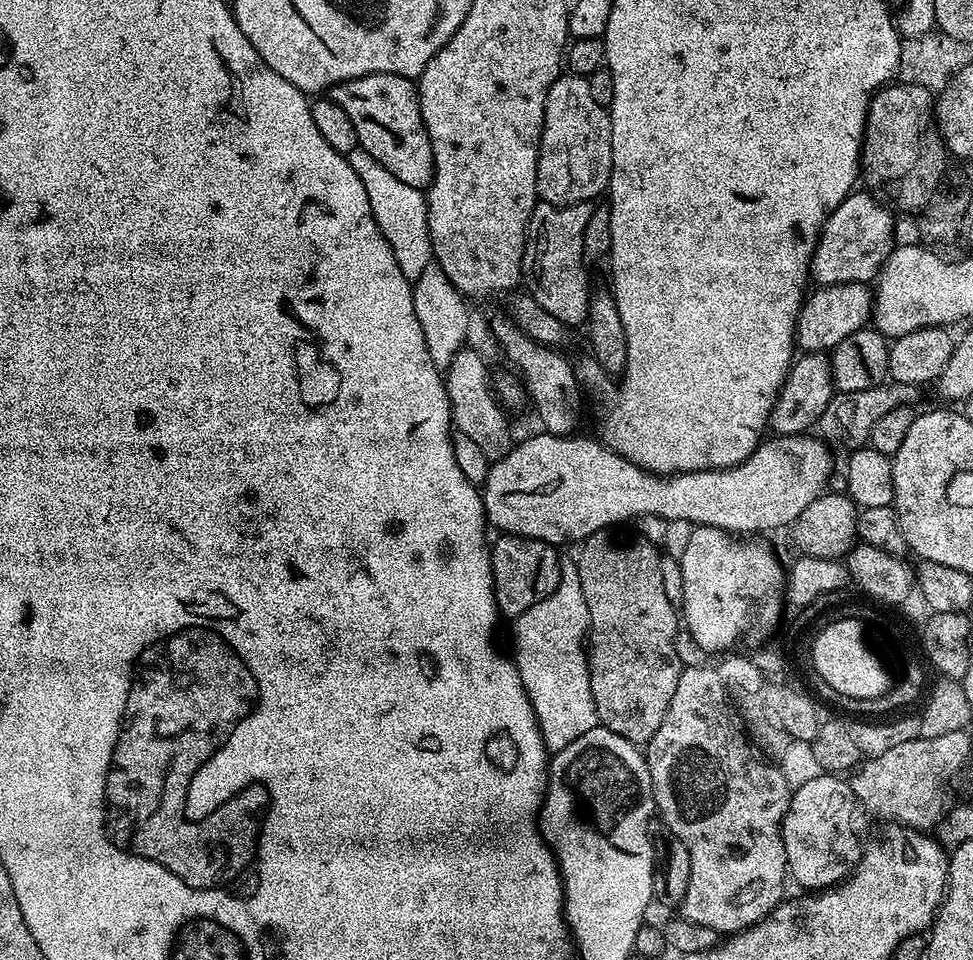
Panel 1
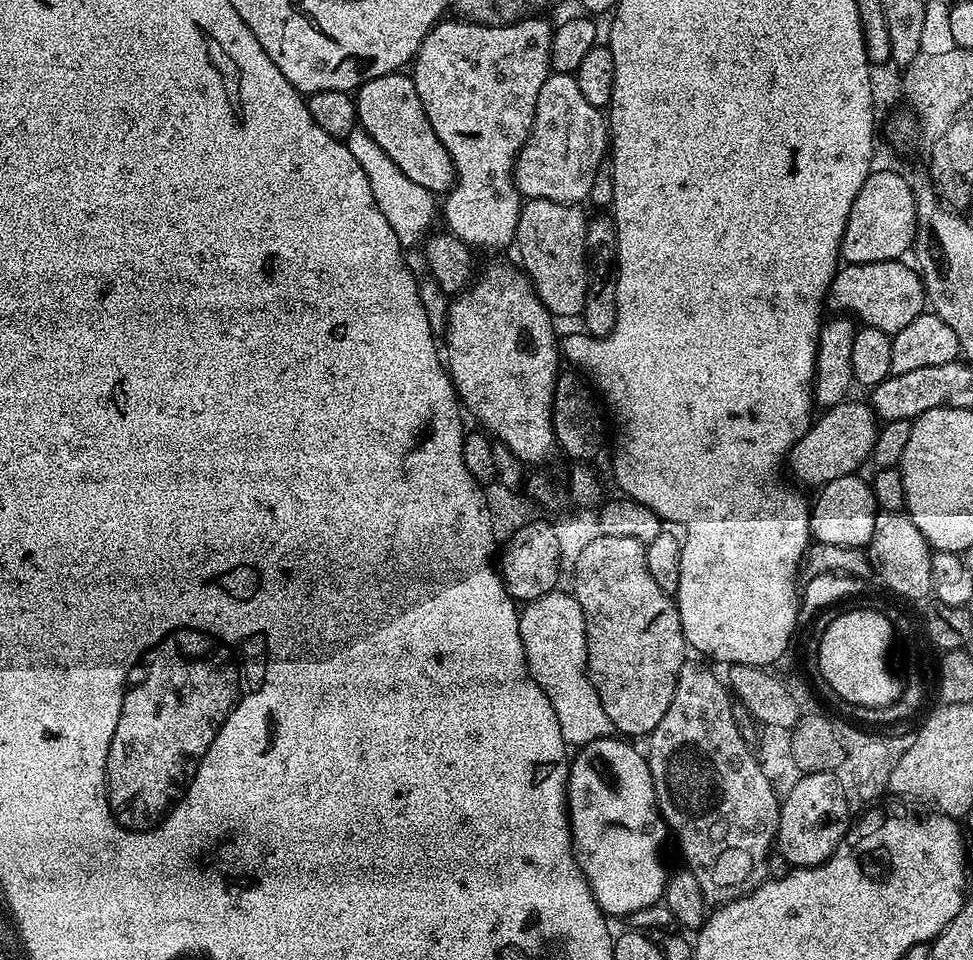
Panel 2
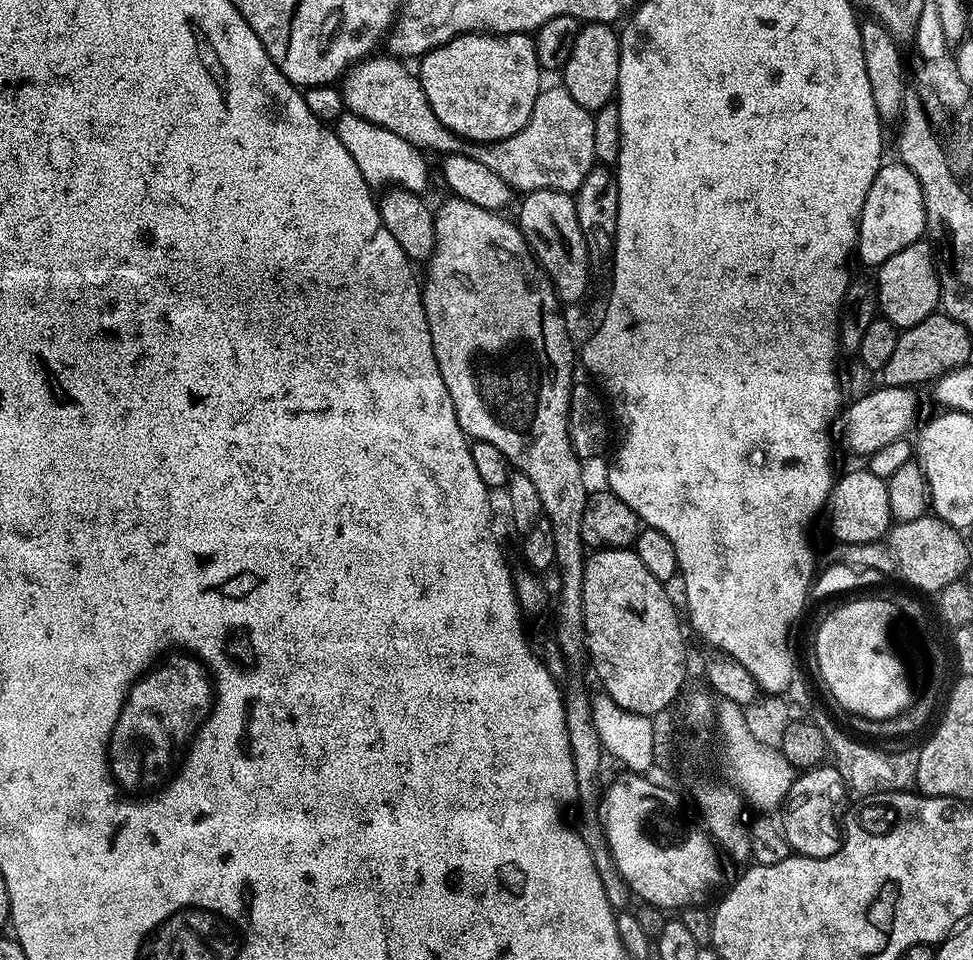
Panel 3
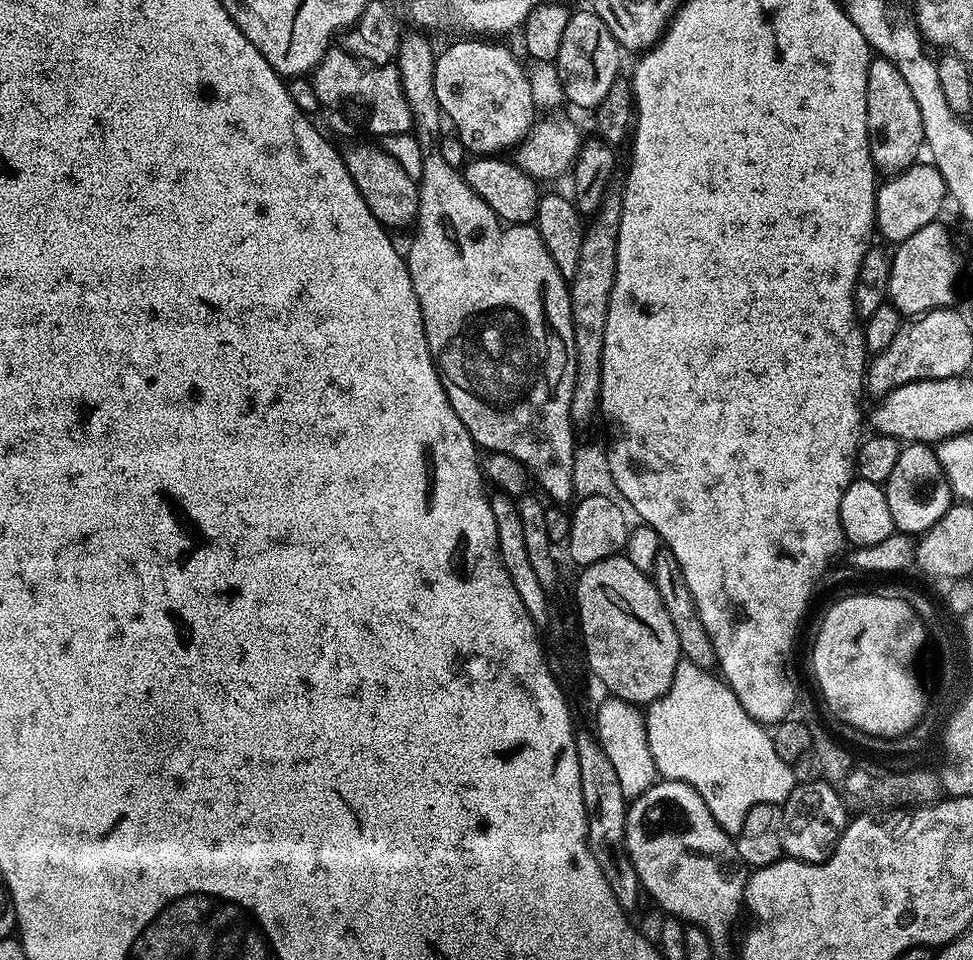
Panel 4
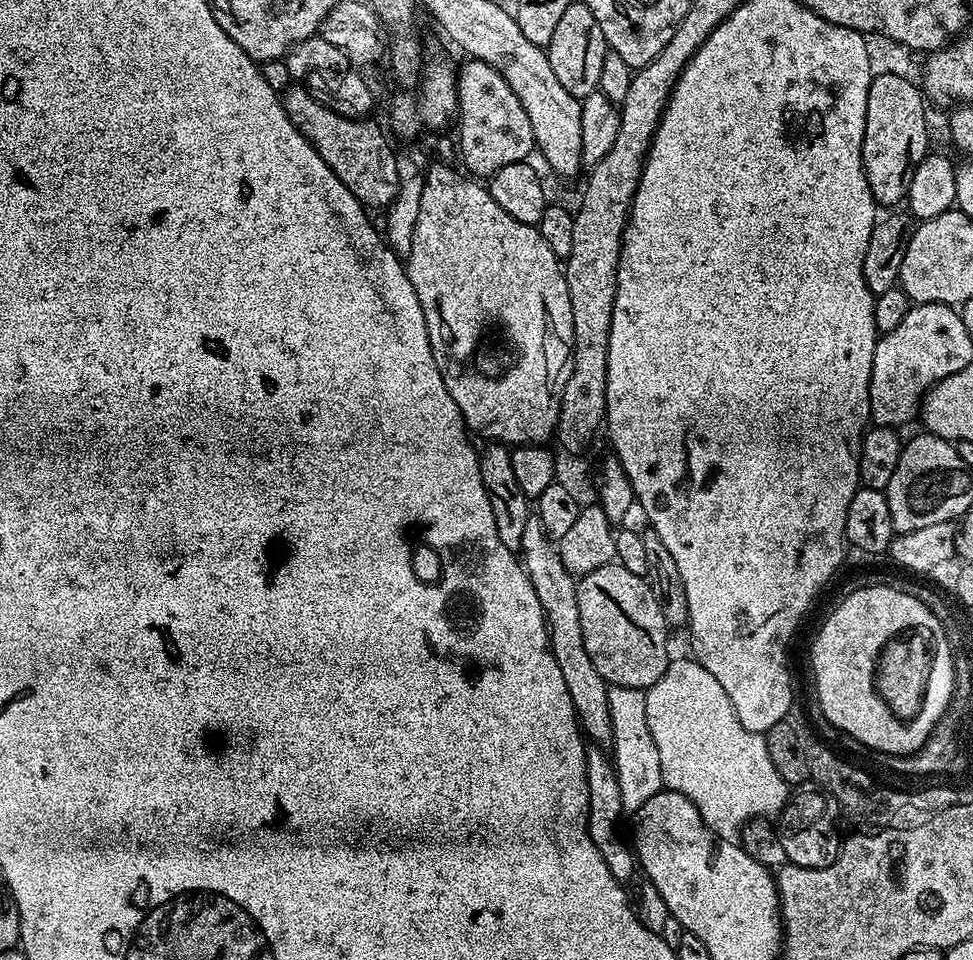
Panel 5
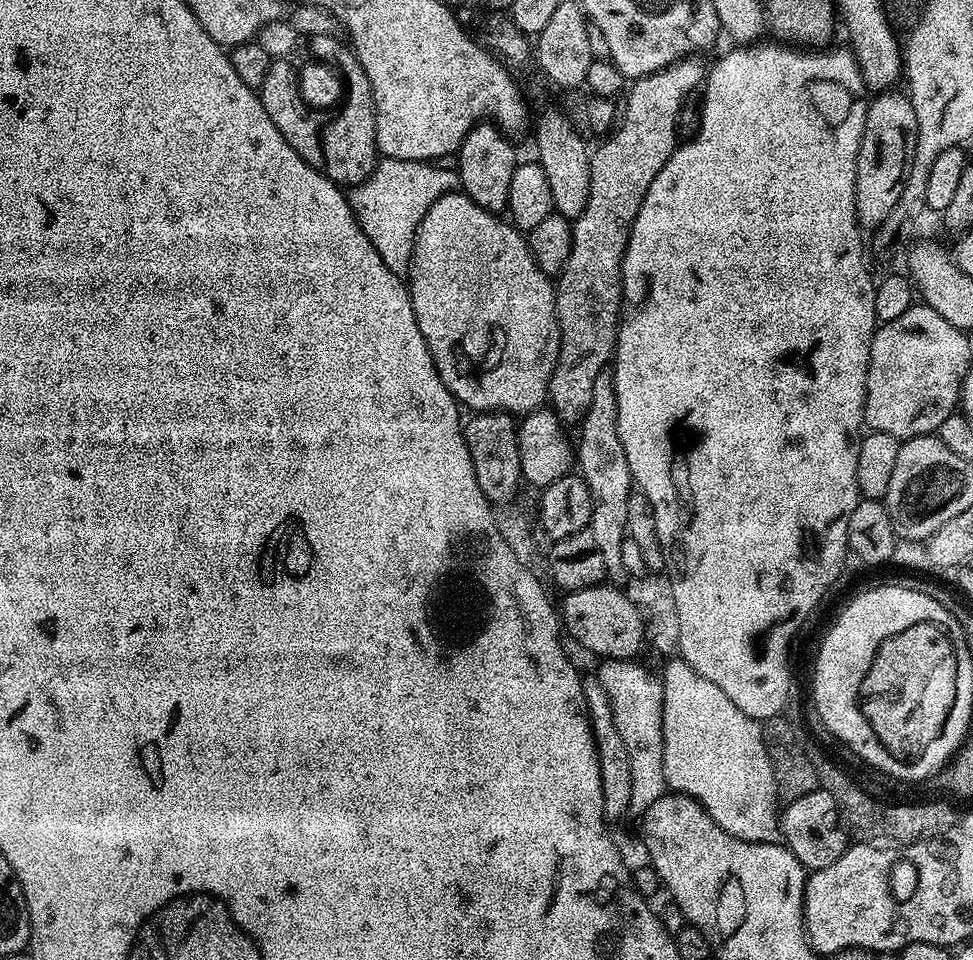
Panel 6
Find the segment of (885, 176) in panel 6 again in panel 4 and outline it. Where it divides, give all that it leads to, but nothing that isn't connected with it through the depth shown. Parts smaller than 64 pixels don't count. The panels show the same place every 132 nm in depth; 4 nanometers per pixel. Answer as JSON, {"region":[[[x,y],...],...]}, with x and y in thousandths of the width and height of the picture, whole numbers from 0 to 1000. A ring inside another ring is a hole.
{"region":[[[898,60],[892,70],[890,81],[890,131],[892,132],[892,151],[896,168],[901,176],[916,181],[942,170],[945,158],[950,150],[948,119],[939,107],[939,98],[931,91],[923,69],[908,60]]]}

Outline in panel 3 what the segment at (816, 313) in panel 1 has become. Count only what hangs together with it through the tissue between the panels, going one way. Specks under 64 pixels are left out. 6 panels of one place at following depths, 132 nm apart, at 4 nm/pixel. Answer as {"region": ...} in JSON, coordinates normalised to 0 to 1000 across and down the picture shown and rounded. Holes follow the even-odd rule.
{"region":[[[947,252],[923,260],[919,269],[899,280],[900,315],[902,325],[914,333],[922,344],[938,342],[943,335],[959,328],[966,321],[966,292],[962,289],[962,273],[957,253]]]}

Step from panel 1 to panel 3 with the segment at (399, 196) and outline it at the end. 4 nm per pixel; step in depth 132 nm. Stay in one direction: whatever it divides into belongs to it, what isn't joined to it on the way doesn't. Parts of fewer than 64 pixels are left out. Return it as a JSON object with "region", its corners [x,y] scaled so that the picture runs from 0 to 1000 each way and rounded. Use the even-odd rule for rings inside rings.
{"region":[[[357,115],[345,126],[343,136],[351,152],[360,156],[360,165],[368,169],[368,177],[372,177],[372,185],[376,185],[376,190],[383,198],[391,198],[391,196],[395,198],[402,194],[404,197],[416,200],[439,201],[440,171],[436,168],[437,159],[416,144]]]}

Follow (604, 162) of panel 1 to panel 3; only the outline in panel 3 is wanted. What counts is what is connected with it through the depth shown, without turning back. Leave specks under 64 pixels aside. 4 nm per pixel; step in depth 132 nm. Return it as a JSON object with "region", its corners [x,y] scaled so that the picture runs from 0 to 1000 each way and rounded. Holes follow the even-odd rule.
{"region":[[[392,56],[377,59],[370,66],[362,69],[351,81],[349,93],[353,98],[355,114],[366,118],[377,126],[384,127],[394,133],[409,140],[417,147],[433,156],[442,158],[446,156],[453,161],[478,161],[485,167],[495,169],[516,185],[527,198],[534,202],[552,200],[553,198],[573,198],[591,202],[598,194],[602,181],[613,171],[610,160],[610,127],[609,118],[604,117],[578,90],[571,92],[556,91],[553,102],[549,106],[549,115],[545,115],[545,123],[532,140],[524,140],[524,144],[510,146],[506,150],[490,150],[486,147],[479,147],[476,143],[457,132],[456,128],[446,119],[446,115],[438,102],[437,95],[434,94],[431,80],[423,78],[412,68],[414,67],[408,59],[391,58]]]}

